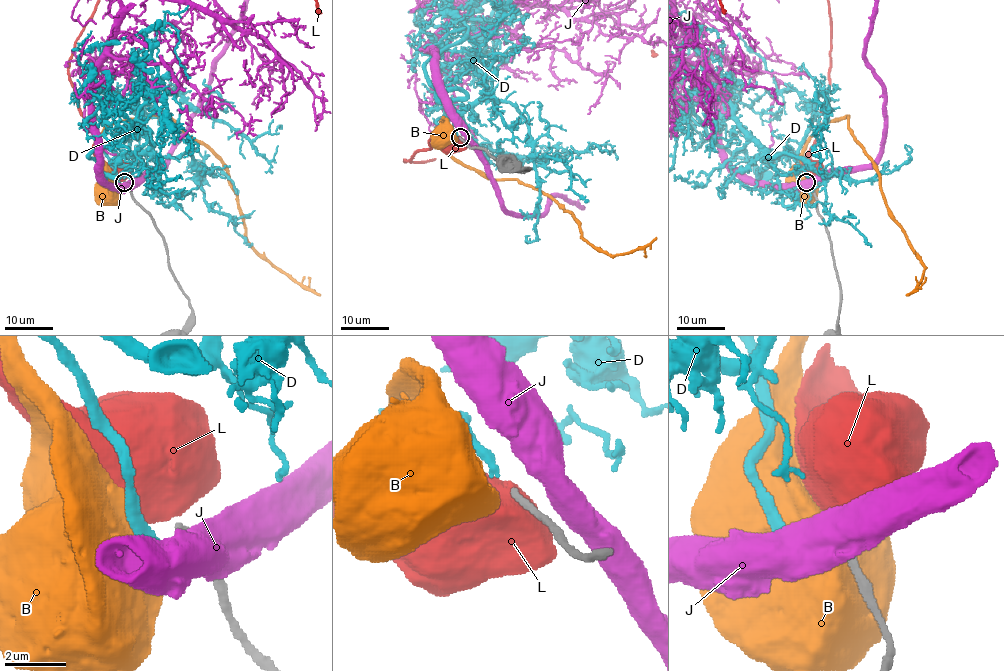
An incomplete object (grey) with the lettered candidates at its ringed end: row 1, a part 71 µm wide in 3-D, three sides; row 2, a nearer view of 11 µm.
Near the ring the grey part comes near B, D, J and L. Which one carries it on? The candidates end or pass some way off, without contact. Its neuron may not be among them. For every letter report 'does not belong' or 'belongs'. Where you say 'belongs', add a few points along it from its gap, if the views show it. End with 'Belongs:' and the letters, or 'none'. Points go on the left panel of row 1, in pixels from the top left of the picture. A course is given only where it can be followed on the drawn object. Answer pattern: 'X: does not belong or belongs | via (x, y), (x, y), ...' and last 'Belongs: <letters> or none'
B: does not belong
D: does not belong
J: does not belong
L: does not belong
Belongs: none

